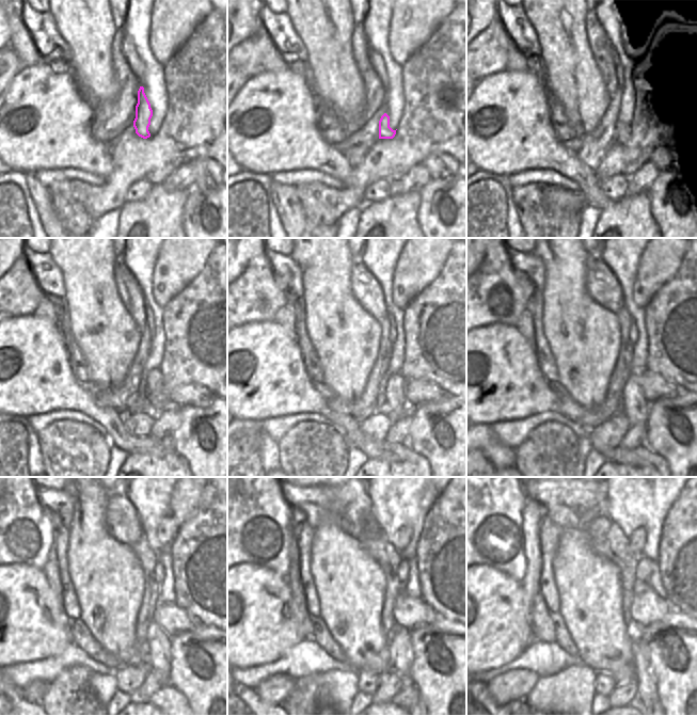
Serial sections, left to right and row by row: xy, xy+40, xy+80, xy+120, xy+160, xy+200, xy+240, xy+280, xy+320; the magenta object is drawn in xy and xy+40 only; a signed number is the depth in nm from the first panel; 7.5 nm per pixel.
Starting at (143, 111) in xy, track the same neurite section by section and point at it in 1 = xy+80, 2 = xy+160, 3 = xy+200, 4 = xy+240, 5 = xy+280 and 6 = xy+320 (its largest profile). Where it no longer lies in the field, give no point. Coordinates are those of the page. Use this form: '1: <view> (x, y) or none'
1: xy+80 (627, 132)
2: xy+160 (396, 406)
3: xy+200 (636, 409)
4: xy+240 (159, 643)
5: xy+280 (400, 649)
6: xy+320 (647, 694)

